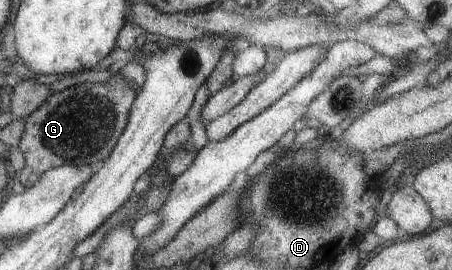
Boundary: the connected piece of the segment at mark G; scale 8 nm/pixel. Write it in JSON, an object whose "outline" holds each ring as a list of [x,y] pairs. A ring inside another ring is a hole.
{"outline":[[[111,74],[104,83],[78,83],[60,91],[50,93],[46,102],[35,108],[25,119],[22,136],[17,148],[22,152],[24,165],[18,173],[18,180],[24,188],[30,188],[46,170],[64,165],[99,166],[112,152],[117,138],[122,134],[128,120],[128,113],[136,95],[137,86],[132,80],[120,74]]]}

